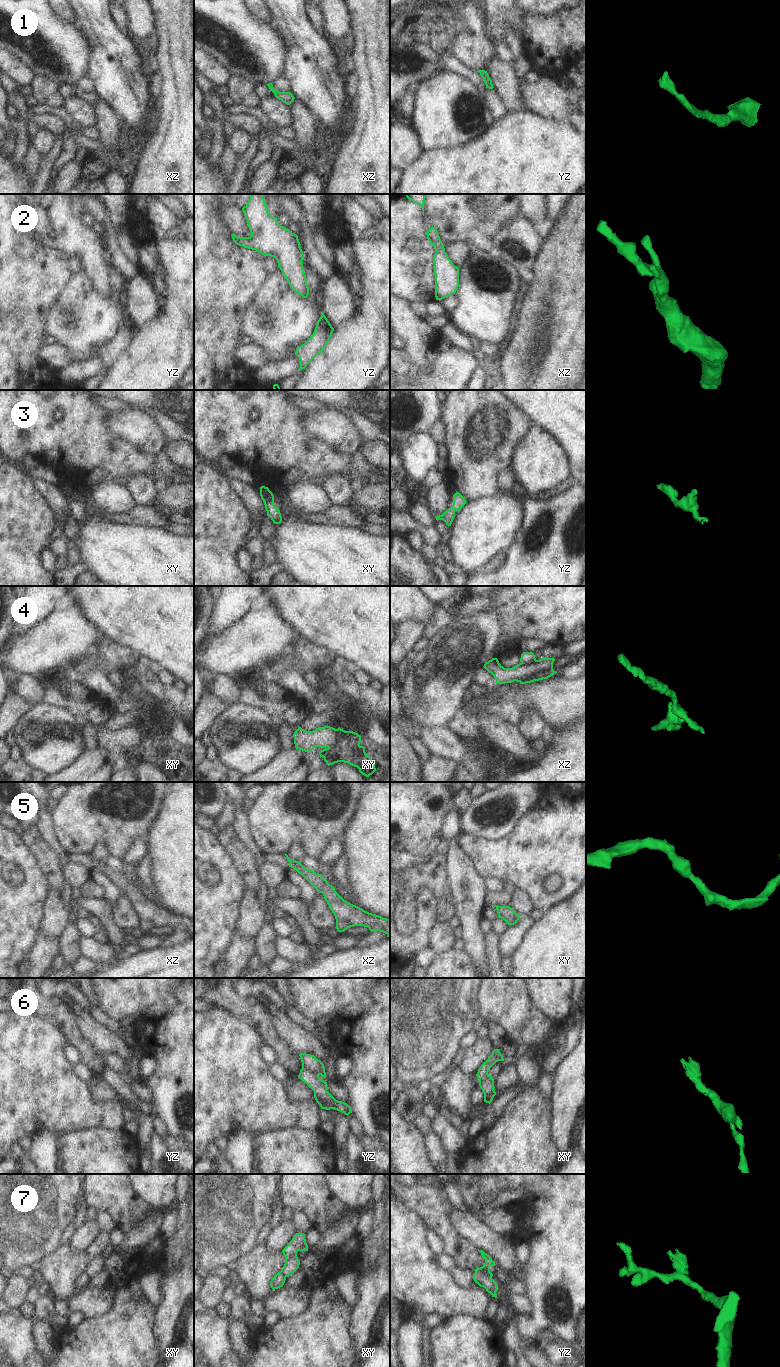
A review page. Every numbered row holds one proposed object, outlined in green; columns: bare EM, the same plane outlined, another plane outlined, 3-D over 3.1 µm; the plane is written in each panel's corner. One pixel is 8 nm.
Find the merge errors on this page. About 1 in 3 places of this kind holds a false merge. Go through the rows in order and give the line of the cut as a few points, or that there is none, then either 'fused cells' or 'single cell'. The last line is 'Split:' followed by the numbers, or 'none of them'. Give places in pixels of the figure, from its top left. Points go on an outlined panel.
1: cut none; single cell
2: cut none; single cell
3: cut none; single cell
4: cut xz (552, 669), (540, 669), (519, 681); fused cells
5: cut none; single cell
6: cut none; single cell
7: cut yz (475, 1271), (482, 1272), (490, 1278); fused cells
Split: 4, 7

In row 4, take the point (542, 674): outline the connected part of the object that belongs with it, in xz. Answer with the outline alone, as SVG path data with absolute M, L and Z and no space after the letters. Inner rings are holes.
M540 670L538 672L533 673L527 678L524 678L523 680L520 681L520 684L526 684L526 683L531 683L534 681L539 681L543 679L548 679L549 677L553 676L557 672L554 670Z

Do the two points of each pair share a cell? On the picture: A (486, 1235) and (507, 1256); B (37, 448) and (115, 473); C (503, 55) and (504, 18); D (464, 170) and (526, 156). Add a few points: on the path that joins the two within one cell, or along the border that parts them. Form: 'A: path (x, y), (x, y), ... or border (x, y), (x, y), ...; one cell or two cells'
A: path (491, 1240), (502, 1251); one cell
B: path (56, 446), (87, 446), (96, 454); one cell
C: border (490, 38), (495, 36), (504, 41); two cells
D: path (479, 170), (511, 170); one cell

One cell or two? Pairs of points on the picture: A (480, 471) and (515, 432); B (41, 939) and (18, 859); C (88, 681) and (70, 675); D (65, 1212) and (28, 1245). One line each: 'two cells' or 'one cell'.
A: one cell
B: two cells
C: one cell
D: one cell

